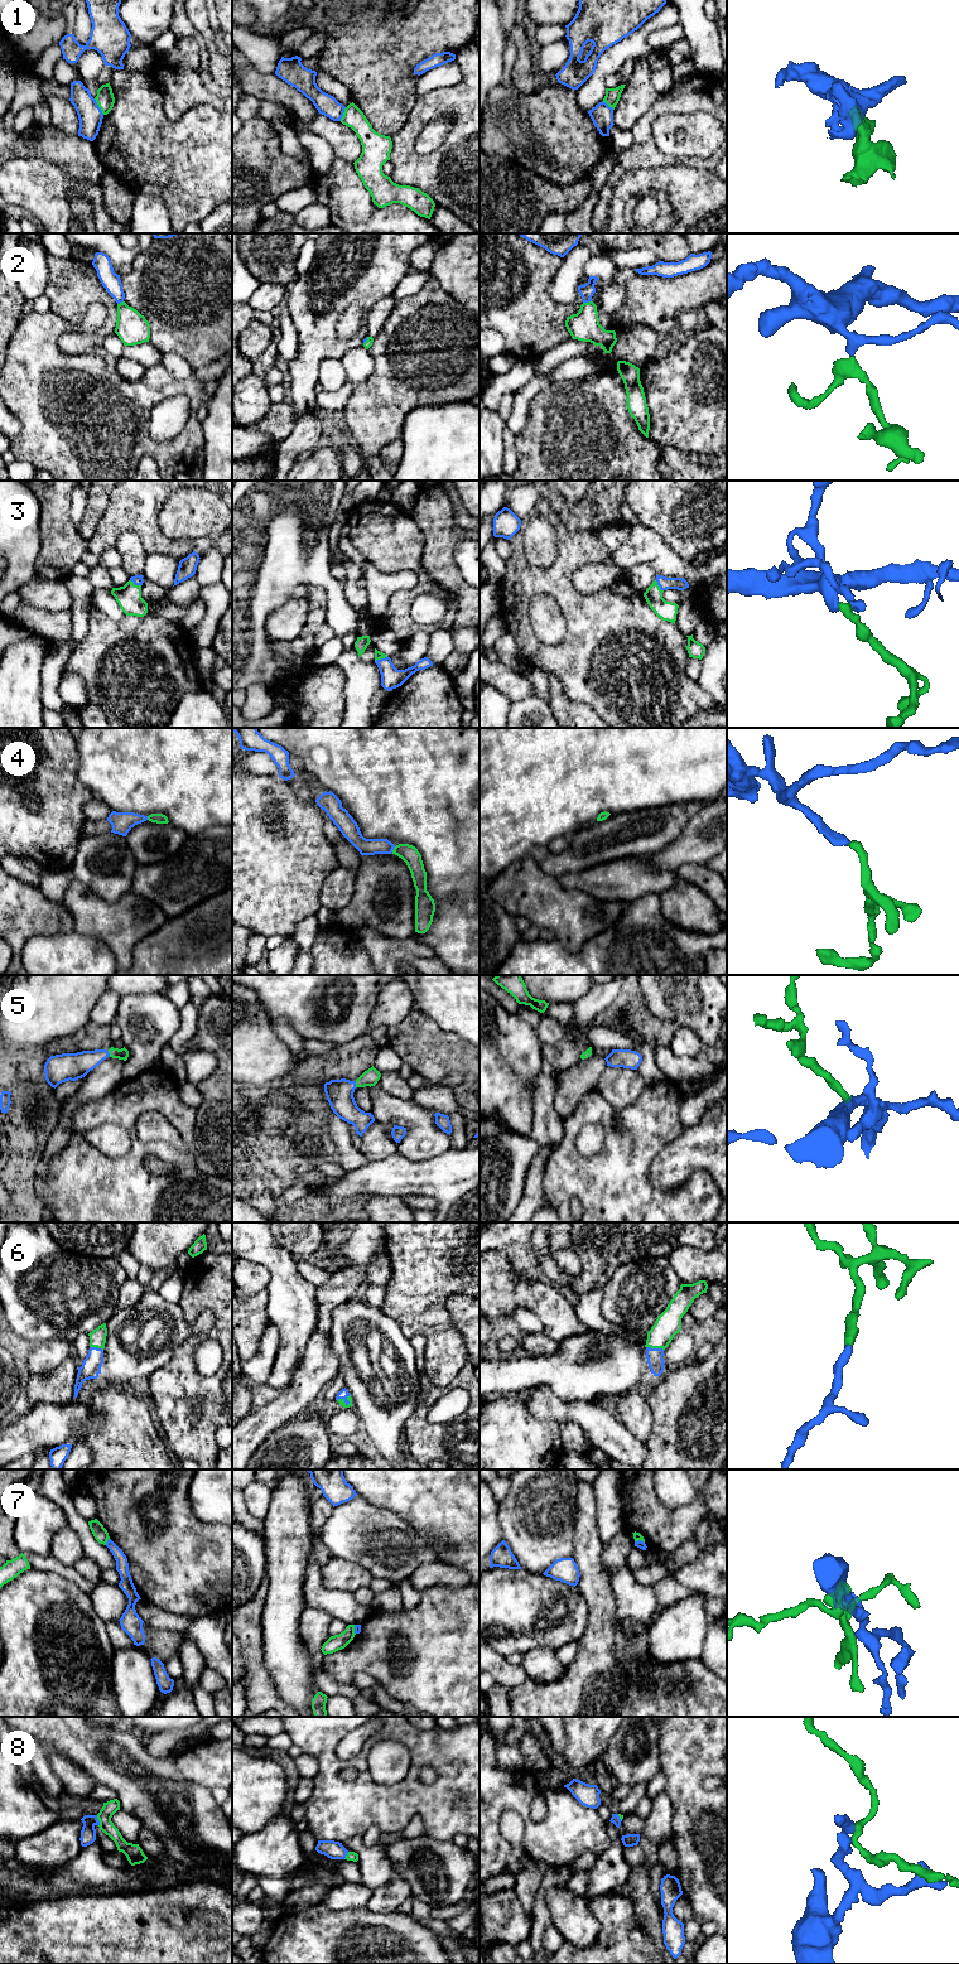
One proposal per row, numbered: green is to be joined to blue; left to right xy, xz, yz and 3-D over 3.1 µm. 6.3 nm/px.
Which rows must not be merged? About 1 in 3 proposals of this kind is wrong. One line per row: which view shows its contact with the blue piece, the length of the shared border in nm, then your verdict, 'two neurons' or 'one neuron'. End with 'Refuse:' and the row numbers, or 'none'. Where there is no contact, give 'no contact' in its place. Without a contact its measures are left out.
1: xy | 120 nm | two neurons
2: yz | 60 nm | one neuron
3: xy | 80 nm | one neuron
4: xz | 50 nm | one neuron
5: xy | 40 nm | one neuron
6: xz | 100 nm | one neuron
7: xy | 50 nm | two neurons
8: xy | 70 nm | one neuron
Refuse: 1, 7

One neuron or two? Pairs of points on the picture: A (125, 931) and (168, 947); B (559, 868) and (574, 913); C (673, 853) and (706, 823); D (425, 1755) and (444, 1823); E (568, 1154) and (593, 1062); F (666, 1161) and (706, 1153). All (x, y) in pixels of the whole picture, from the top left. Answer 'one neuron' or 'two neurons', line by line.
A: two neurons
B: two neurons
C: one neuron
D: one neuron
E: two neurons
F: one neuron

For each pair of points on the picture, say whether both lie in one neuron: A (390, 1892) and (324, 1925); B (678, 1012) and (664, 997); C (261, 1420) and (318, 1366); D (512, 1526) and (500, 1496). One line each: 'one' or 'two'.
A: two
B: one
C: one
D: two

